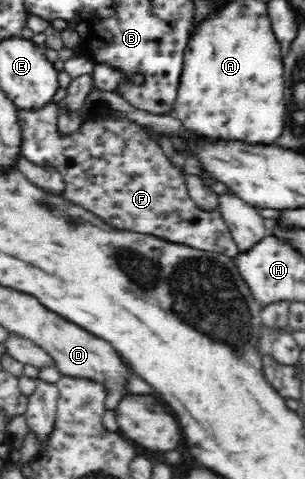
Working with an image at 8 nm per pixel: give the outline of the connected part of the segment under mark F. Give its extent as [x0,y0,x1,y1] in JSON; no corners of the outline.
[18,101,237,257]

